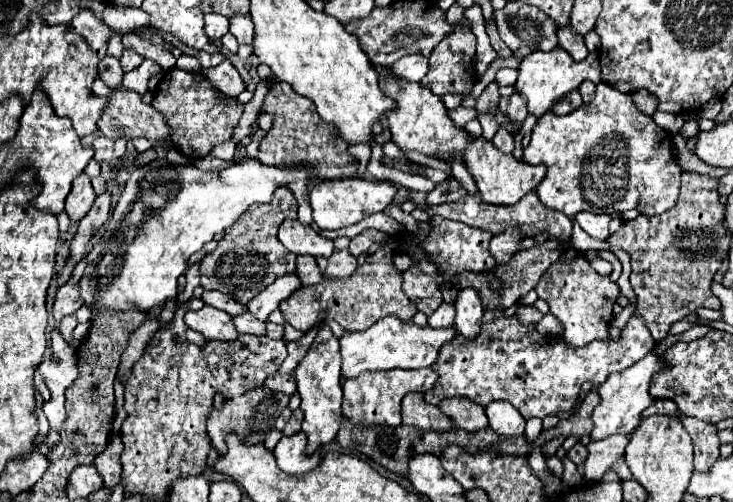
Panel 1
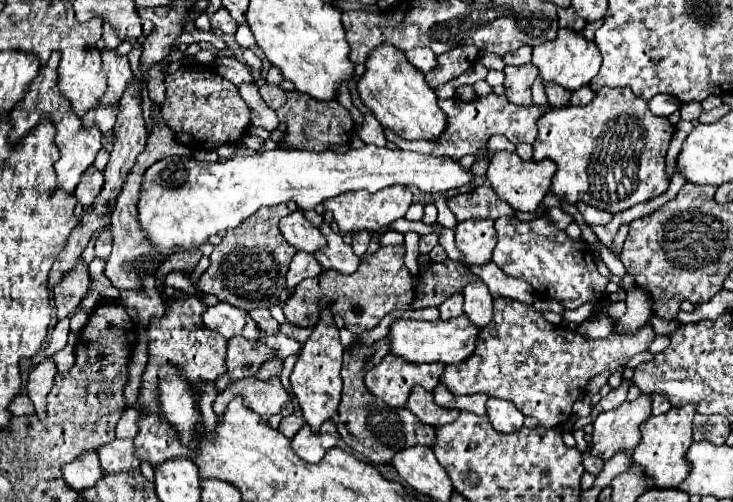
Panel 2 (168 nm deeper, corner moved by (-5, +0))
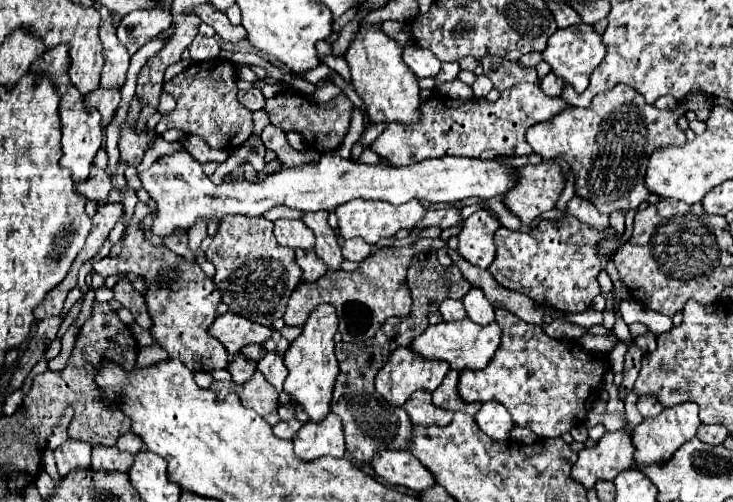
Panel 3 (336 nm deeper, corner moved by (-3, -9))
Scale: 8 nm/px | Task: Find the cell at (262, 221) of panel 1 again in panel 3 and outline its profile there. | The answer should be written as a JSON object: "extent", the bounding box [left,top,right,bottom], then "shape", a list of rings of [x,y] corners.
{"extent":[206,215,302,325],"shape":[[[228,215],[228,219],[222,219],[218,223],[218,231],[212,237],[210,247],[206,249],[206,259],[212,261],[216,265],[216,275],[214,281],[218,285],[218,289],[222,291],[222,301],[230,307],[232,313],[242,315],[250,321],[256,321],[260,325],[272,325],[274,319],[282,317],[286,311],[286,303],[292,295],[292,291],[296,289],[296,285],[302,279],[302,271],[296,265],[296,257],[294,257],[294,249],[290,247],[282,247],[276,243],[276,237],[272,233],[272,223],[256,217],[250,219],[246,215]]]}

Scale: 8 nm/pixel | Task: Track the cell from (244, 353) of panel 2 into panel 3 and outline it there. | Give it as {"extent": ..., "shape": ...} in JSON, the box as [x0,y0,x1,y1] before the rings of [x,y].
{"extent":[240,345,266,363],"shape":[[[246,345],[240,353],[244,353],[248,359],[252,359],[252,361],[258,363],[266,355],[266,349],[262,345]]]}

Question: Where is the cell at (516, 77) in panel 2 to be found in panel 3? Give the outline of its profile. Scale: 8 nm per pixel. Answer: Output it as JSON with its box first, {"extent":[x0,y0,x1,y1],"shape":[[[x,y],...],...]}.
{"extent":[478,57,538,91],"shape":[[[484,57],[478,61],[484,69],[484,75],[494,83],[494,87],[498,91],[504,91],[516,83],[522,81],[530,81],[530,83],[538,83],[538,75],[536,69],[532,67],[520,67],[520,63],[512,63],[508,59],[496,59],[496,57]]]}

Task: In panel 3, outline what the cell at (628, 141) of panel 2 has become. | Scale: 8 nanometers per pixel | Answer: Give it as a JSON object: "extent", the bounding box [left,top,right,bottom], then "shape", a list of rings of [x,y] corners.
{"extent":[526,85,713,213],"shape":[[[616,85],[608,93],[598,93],[588,109],[566,107],[560,115],[532,125],[526,131],[526,141],[546,161],[556,157],[568,161],[576,173],[576,195],[592,201],[600,213],[630,211],[646,203],[650,191],[644,185],[648,159],[656,147],[682,145],[686,141],[684,131],[678,127],[678,117],[688,111],[710,109],[713,101],[700,91],[692,91],[688,99],[682,99],[678,107],[660,111],[656,105],[648,105],[644,97],[628,85]]]}

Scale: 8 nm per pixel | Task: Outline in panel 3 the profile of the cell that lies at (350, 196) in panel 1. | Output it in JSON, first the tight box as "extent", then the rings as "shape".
{"extent":[336,201,426,245],"shape":[[[348,201],[344,203],[344,207],[336,207],[336,215],[340,221],[340,233],[344,239],[352,239],[352,237],[362,237],[368,245],[376,245],[380,239],[384,237],[392,237],[396,235],[400,229],[414,229],[420,219],[424,219],[426,209],[416,203],[416,201],[408,201],[400,207],[392,207],[390,203],[372,203],[372,201]]]}

